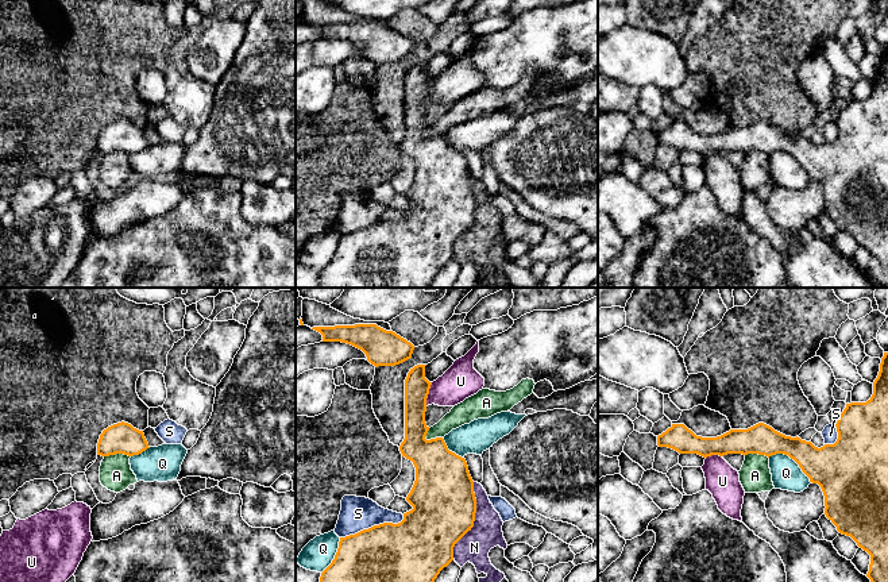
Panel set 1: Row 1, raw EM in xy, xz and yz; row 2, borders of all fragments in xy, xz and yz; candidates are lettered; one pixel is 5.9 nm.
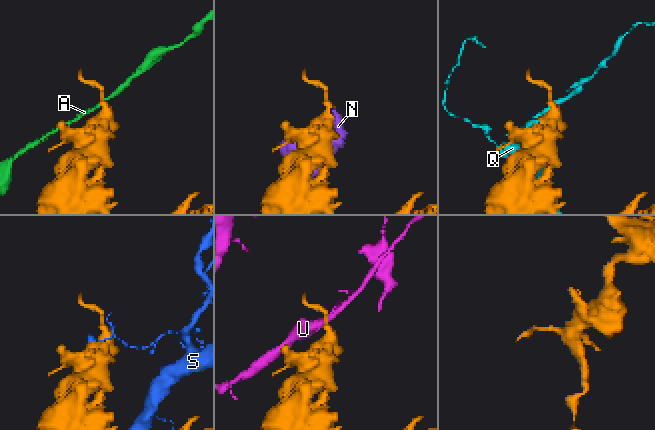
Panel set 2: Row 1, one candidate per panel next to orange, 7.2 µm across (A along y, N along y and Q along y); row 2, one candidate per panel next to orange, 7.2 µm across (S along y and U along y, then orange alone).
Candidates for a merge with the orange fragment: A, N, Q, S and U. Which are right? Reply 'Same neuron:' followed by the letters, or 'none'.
Same neuron: none

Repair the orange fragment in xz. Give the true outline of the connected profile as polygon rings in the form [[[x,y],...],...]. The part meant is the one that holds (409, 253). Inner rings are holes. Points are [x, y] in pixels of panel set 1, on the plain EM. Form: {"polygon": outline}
{"polygon": [[[414,63],[405,77],[405,136],[399,149],[416,165],[416,178],[406,194],[413,207],[404,211],[398,221],[383,220],[340,235],[335,257],[321,270],[318,288],[429,288],[440,269],[453,258],[455,242],[474,224],[476,196],[466,157],[449,149],[443,135],[425,136],[429,128],[425,120],[426,96],[432,82],[425,76],[425,63]]]}

